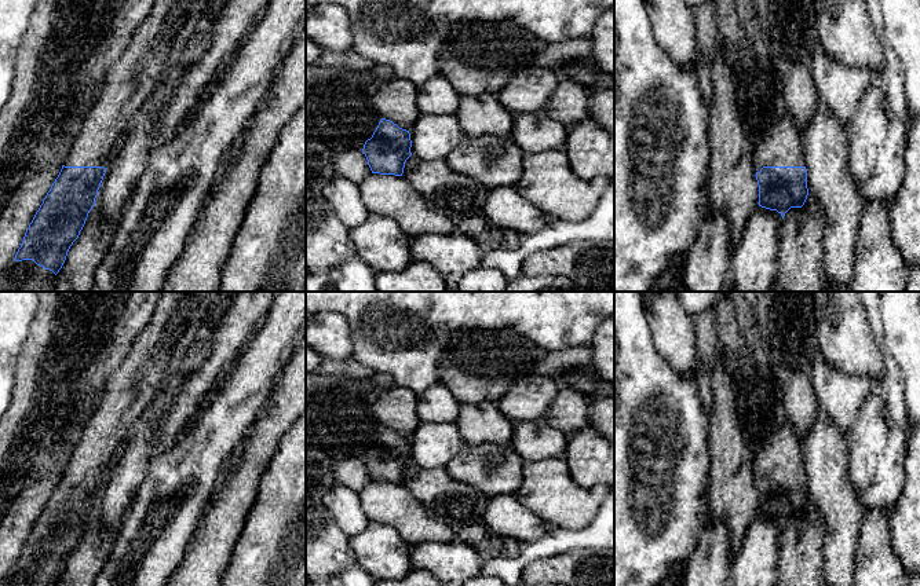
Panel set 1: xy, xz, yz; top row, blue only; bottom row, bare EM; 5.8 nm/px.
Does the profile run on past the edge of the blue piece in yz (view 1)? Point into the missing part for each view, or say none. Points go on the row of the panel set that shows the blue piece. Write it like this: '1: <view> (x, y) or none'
1: yz (781, 146)

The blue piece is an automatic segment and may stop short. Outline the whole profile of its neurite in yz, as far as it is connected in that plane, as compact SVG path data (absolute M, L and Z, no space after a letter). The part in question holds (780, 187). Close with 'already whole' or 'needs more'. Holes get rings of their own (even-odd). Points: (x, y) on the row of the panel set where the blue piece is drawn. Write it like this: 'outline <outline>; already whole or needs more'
outline M788 110L769 125L763 140L755 146L753 165L759 184L759 206L777 210L784 219L791 208L804 205L808 188L802 133Z; needs more

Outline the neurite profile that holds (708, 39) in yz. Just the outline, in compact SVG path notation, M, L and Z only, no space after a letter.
M709 0L694 12L696 19L696 74L707 106L712 103L713 87L711 66L716 48L722 44L715 0Z

